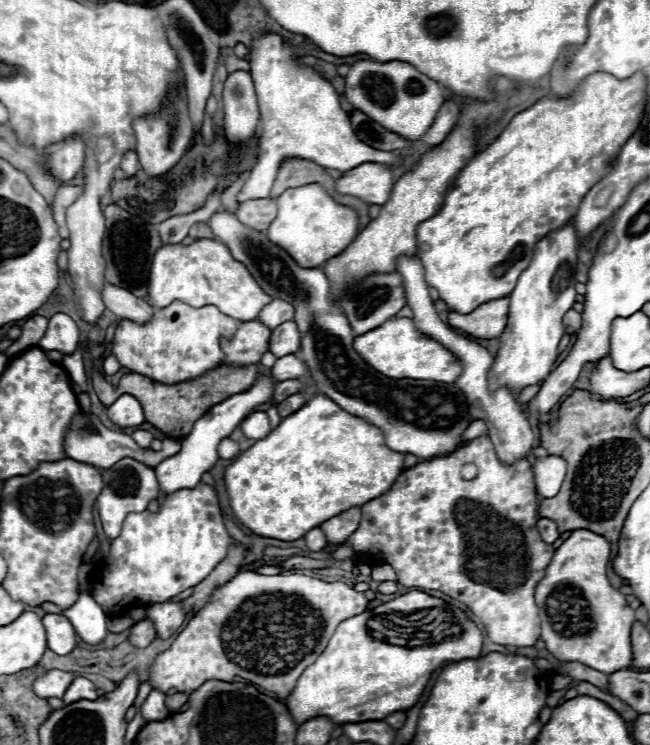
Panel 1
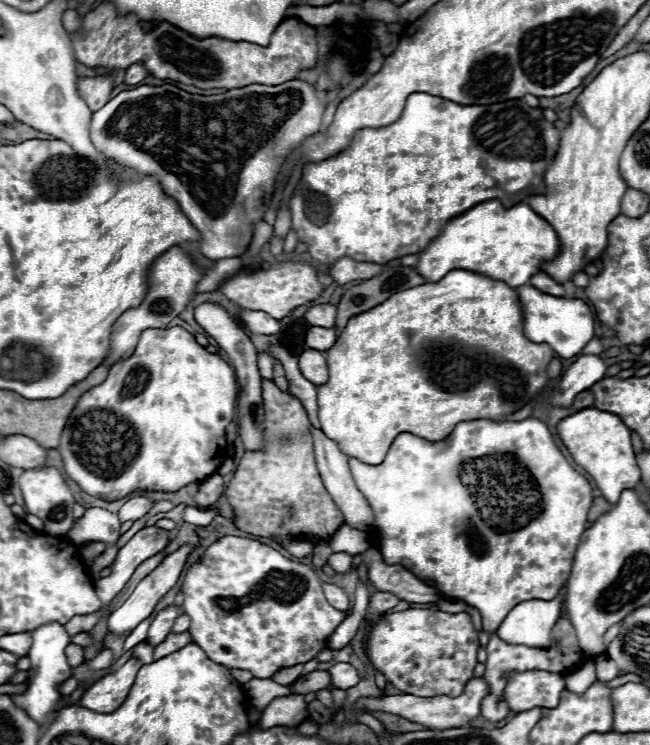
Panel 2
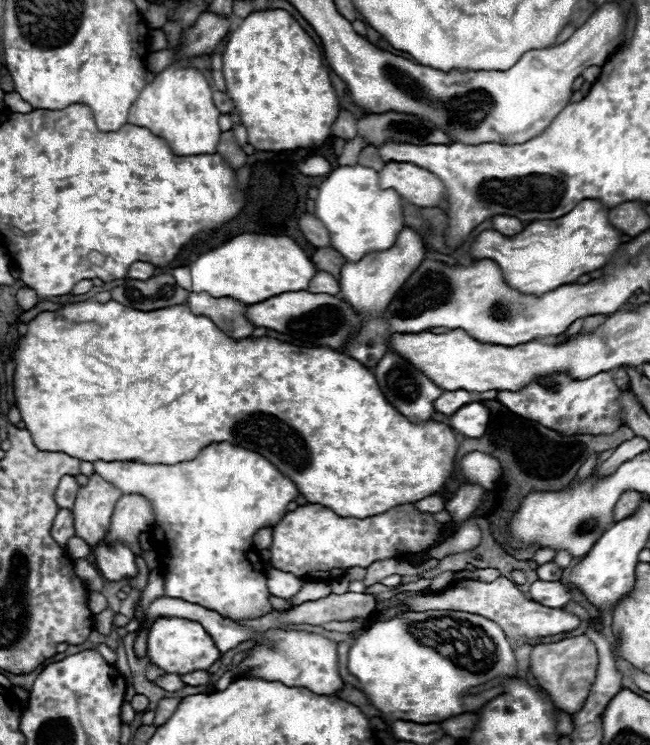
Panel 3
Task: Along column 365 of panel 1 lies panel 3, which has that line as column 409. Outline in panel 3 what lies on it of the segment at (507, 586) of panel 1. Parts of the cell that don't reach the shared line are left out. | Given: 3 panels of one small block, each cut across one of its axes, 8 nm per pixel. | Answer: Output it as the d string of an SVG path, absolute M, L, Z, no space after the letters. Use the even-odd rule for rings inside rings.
M308 504L298 506L294 512L288 512L276 526L272 534L272 546L270 546L270 564L274 568L280 568L282 572L292 572L298 578L338 578L340 572L360 566L368 568L376 560L386 560L400 556L404 552L422 552L438 542L442 534L442 524L438 524L432 514L420 514L414 510L414 504L402 504L396 506L384 514L370 516L370 518L342 518L334 514L330 508L320 504Z

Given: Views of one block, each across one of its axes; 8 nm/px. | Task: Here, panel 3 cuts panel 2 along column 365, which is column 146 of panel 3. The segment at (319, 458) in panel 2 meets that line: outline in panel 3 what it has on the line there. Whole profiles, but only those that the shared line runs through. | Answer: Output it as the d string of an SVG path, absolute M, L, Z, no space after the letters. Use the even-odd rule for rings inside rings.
M124 494L112 514L112 528L106 542L124 540L134 552L142 552L138 546L138 534L150 530L154 524L152 502L140 494Z

